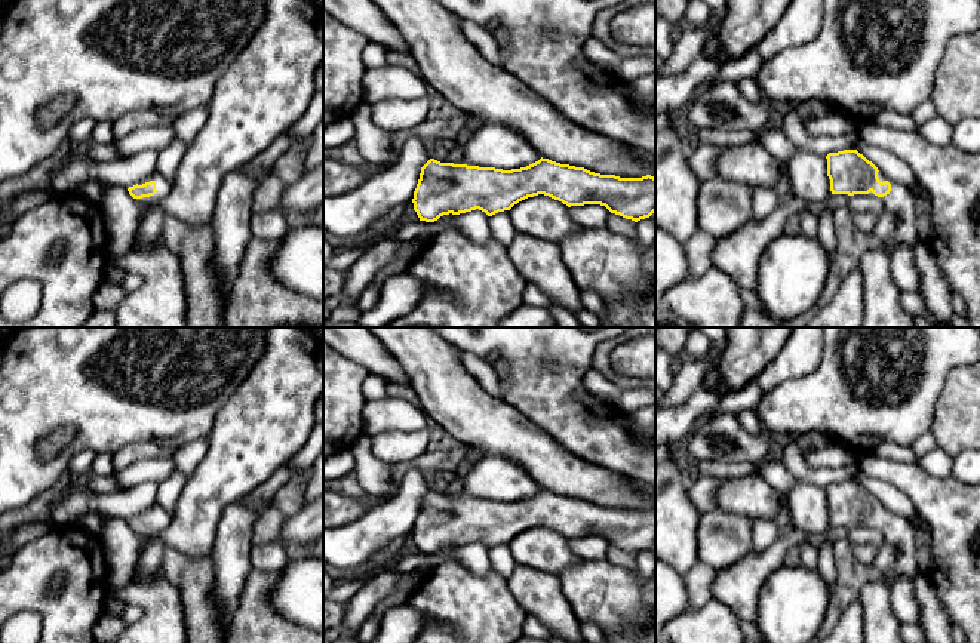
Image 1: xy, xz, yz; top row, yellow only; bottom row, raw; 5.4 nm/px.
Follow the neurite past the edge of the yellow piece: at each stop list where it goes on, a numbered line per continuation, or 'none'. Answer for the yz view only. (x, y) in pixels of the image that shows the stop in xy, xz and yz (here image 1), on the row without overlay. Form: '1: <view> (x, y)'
1: yz (900, 535)

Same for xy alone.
1: xy (162, 516)

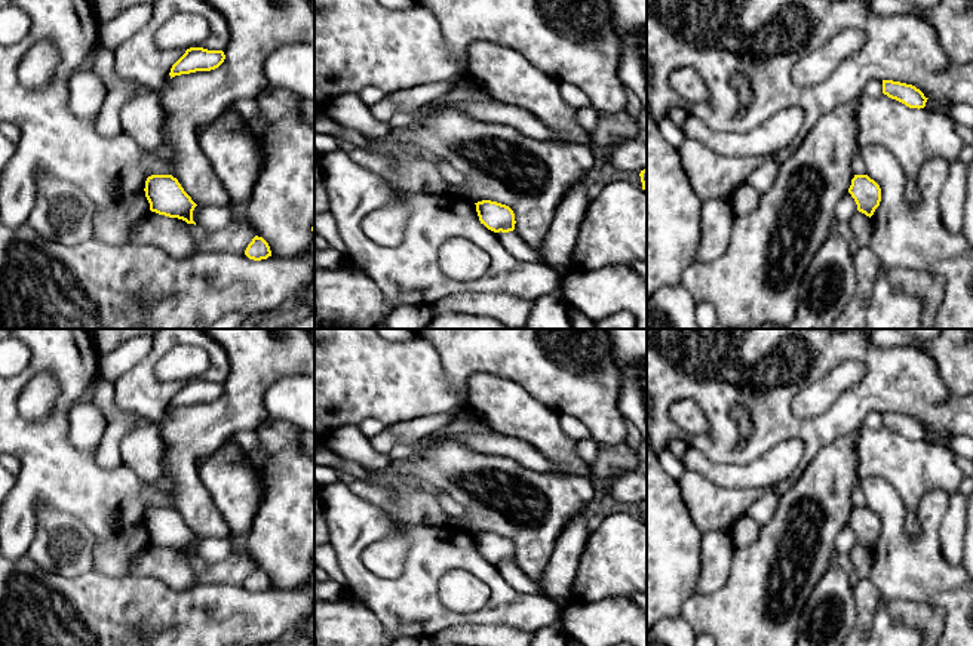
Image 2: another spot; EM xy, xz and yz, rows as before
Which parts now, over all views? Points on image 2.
none

